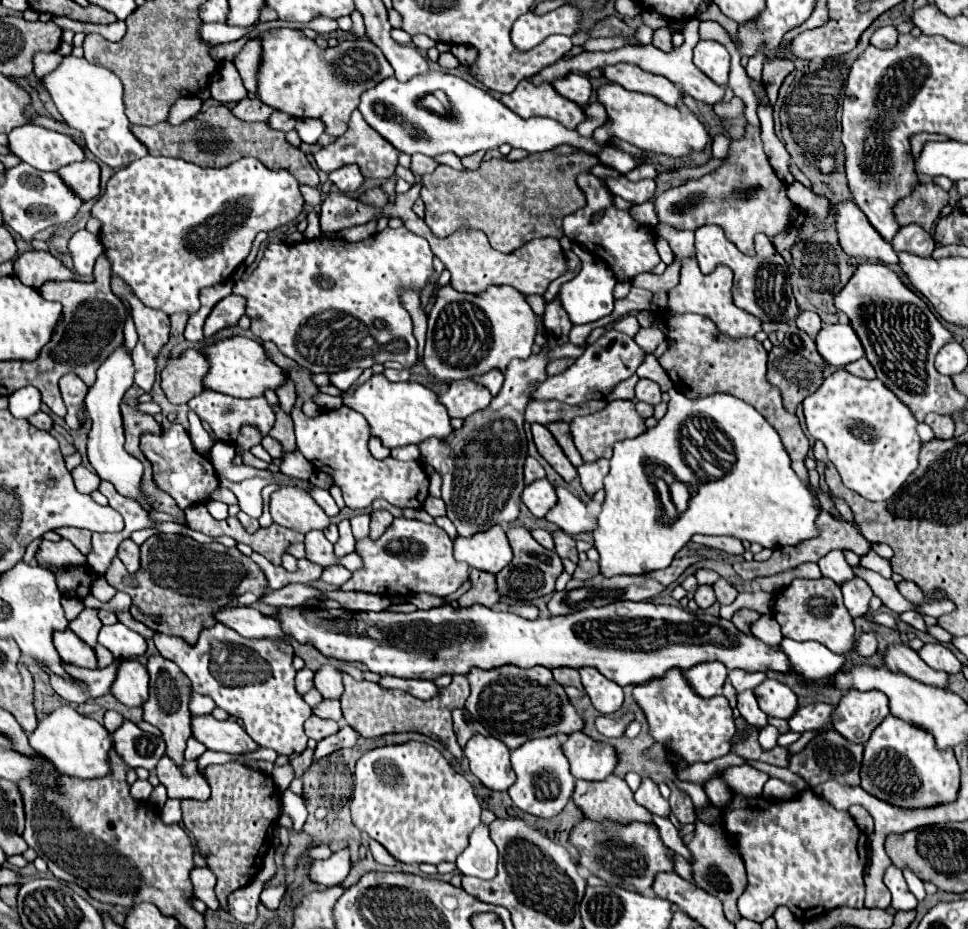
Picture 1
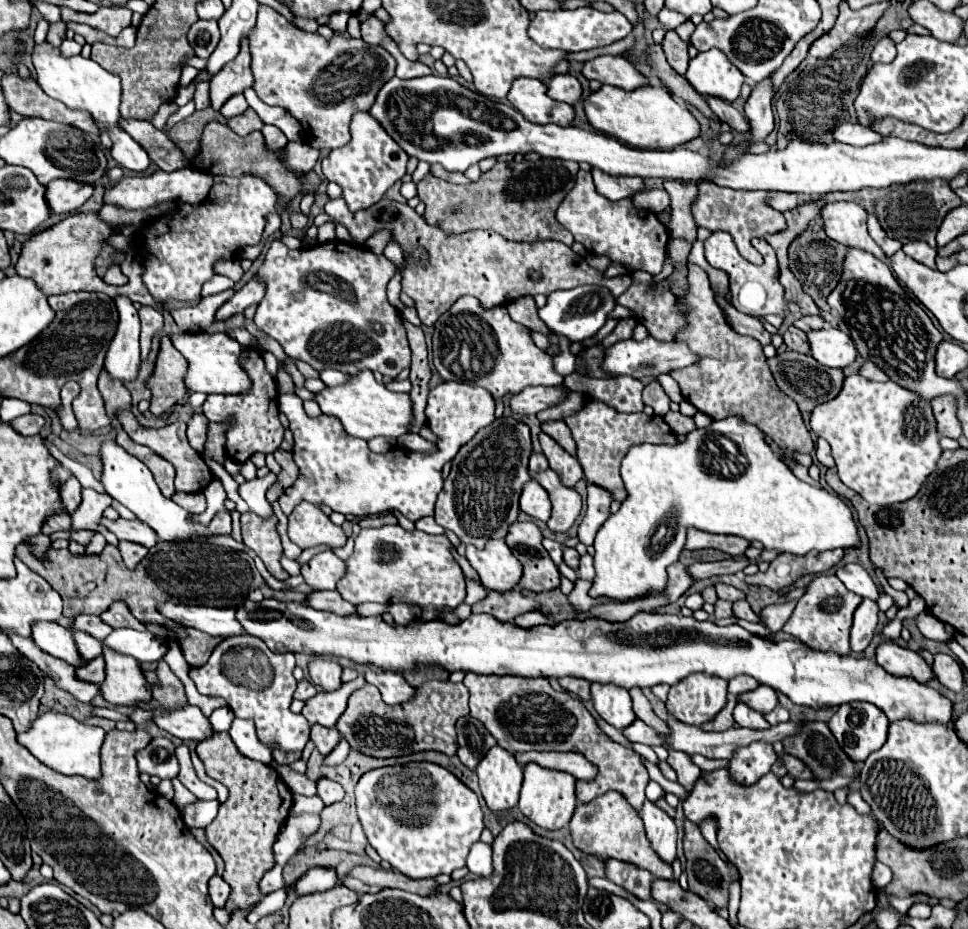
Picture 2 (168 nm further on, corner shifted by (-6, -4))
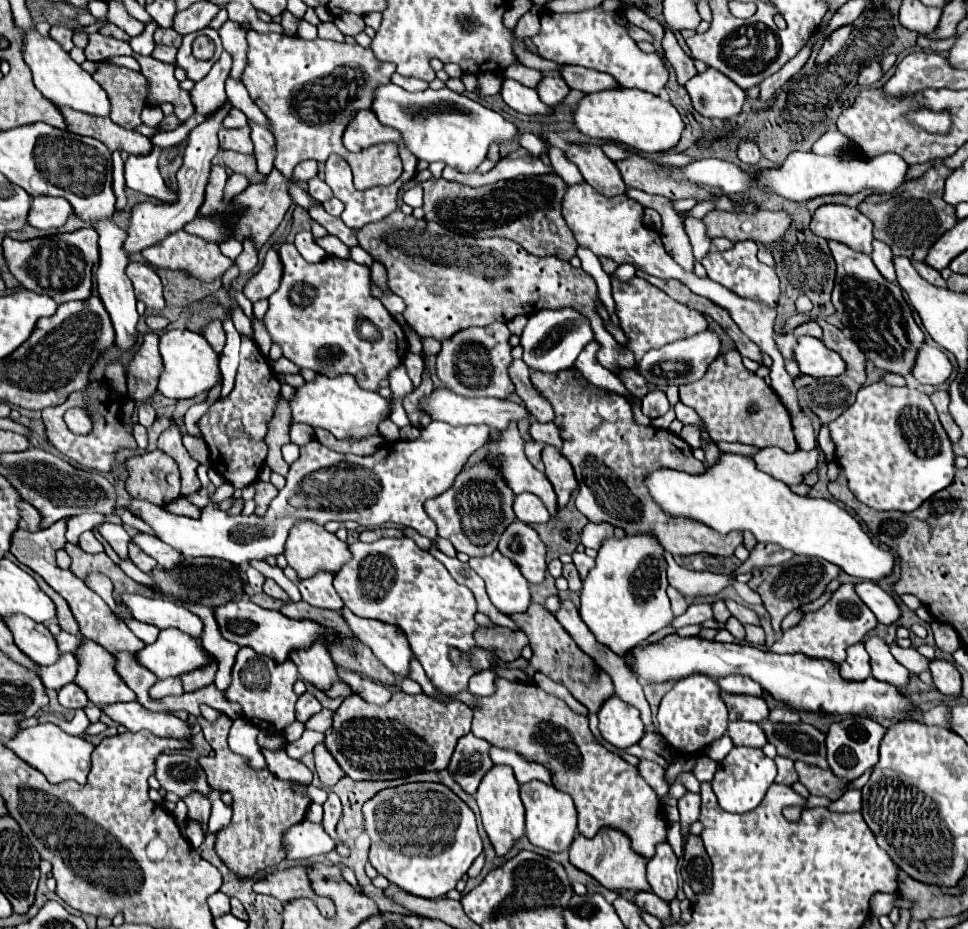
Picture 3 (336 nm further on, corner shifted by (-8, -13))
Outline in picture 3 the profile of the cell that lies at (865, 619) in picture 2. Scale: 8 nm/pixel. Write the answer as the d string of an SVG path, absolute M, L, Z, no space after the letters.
M862 641L848 649L848 657L840 663L840 675L846 681L864 681L870 675L870 661Z

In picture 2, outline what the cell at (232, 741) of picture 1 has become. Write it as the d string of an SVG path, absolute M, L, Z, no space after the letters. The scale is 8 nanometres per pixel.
M152 700L148 704L140 704L140 708L156 710L154 722L162 730L166 730L168 734L178 736L182 740L202 742L202 740L208 740L208 738L214 736L214 728L212 728L210 720L196 706L186 706L186 708L180 708L180 710L162 712L162 708Z

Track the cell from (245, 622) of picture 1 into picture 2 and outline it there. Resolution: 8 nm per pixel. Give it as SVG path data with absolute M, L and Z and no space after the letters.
M158 604L162 616L182 624L206 632L210 636L238 636L244 632L242 624L236 618L236 610L232 608L208 608L208 606L186 606L186 604Z

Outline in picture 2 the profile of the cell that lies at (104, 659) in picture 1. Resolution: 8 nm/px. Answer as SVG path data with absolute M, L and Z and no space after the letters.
M100 654L98 658L90 660L86 666L82 666L82 668L76 668L76 672L78 672L80 680L102 684L102 680L106 678L106 672L104 672L104 656Z

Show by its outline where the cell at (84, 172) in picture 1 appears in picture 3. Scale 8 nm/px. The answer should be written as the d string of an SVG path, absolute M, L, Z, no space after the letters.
M34 197L28 211L28 225L36 229L62 227L72 215L68 201L62 197Z

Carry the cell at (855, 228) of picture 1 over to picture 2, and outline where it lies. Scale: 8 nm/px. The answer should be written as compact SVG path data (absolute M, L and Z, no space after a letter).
M854 202L826 204L826 208L822 208L822 222L824 222L826 234L832 240L848 248L870 252L872 256L888 262L886 254L880 250L880 246L870 238L866 230L866 210L862 206Z

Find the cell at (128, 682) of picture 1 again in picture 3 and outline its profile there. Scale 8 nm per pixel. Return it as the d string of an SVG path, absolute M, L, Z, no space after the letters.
M84 639L74 651L78 659L78 675L74 683L84 689L88 701L94 705L112 705L120 701L134 701L136 695L116 677L112 669L112 653L100 649L94 641Z

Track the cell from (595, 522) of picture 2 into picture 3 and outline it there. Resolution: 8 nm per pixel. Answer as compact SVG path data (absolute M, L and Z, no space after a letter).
M588 523L582 531L582 545L588 549L600 549L602 541L614 535L614 527L612 525L592 525Z

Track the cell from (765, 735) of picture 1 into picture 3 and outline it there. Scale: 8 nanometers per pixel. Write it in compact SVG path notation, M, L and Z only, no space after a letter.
M734 747L722 763L718 763L718 769L712 779L712 789L718 797L718 805L724 811L734 813L746 813L752 807L760 805L764 799L768 787L774 783L776 777L776 765L772 759L768 759L762 749L748 749L748 747Z

